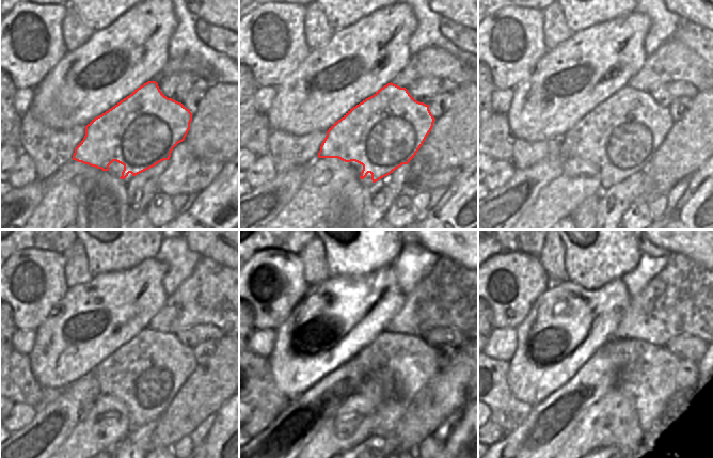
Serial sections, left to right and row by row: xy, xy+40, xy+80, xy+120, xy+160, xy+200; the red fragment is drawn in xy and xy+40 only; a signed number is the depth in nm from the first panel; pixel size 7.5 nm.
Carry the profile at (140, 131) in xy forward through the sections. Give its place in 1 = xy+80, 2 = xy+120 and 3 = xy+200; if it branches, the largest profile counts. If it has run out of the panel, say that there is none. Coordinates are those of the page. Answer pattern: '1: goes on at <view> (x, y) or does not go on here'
1: goes on at xy+80 (622, 133)
2: goes on at xy+120 (146, 373)
3: goes on at xy+200 (647, 379)

